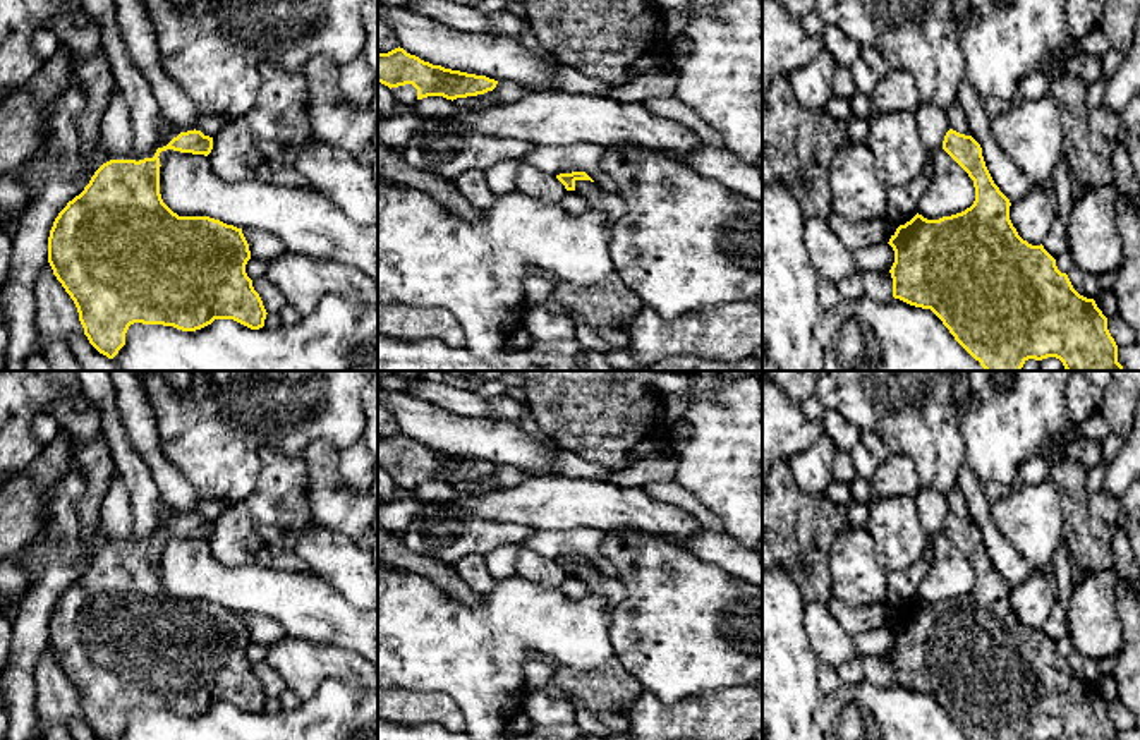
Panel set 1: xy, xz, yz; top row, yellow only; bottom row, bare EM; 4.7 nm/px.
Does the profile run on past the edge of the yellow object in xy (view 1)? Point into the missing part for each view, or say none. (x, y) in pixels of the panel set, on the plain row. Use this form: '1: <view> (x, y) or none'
1: none

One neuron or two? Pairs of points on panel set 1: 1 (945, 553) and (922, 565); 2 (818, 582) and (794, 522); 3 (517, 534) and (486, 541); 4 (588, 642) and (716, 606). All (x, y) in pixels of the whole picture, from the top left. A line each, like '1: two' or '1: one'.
1: two
2: one
3: one
4: two

